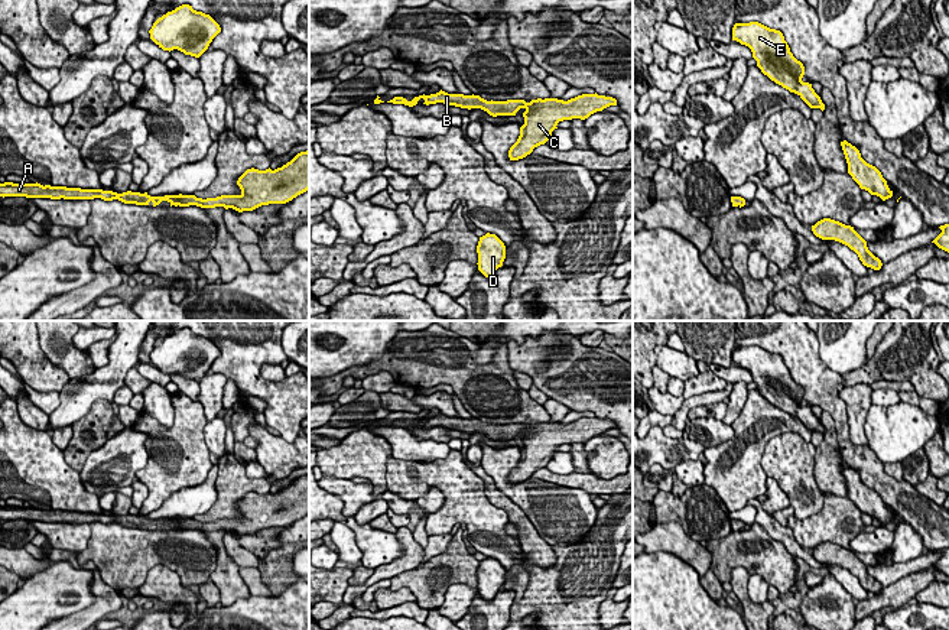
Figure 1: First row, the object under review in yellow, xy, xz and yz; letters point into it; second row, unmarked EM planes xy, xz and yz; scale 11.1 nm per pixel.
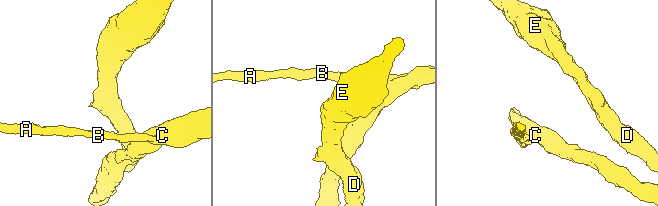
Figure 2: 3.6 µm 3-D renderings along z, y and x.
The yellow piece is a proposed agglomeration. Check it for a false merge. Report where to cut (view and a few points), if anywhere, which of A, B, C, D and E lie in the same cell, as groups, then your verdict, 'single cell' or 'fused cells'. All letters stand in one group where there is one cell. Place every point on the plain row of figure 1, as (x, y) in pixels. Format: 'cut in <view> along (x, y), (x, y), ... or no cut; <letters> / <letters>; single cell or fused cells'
no cut; A B C D E; single cell

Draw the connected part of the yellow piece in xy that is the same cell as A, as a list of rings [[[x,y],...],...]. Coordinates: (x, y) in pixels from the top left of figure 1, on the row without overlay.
[[[309,474],[298,477],[290,486],[272,494],[247,493],[237,504],[241,513],[240,519],[221,519],[217,522],[196,522],[195,519],[165,519],[150,520],[147,516],[123,516],[103,513],[81,513],[66,510],[51,510],[40,507],[0,507],[0,520],[26,520],[26,522],[51,522],[51,523],[94,523],[104,525],[118,523],[124,527],[159,529],[168,525],[175,530],[196,529],[201,532],[224,530],[238,536],[253,535],[261,529],[286,527],[309,513]]]

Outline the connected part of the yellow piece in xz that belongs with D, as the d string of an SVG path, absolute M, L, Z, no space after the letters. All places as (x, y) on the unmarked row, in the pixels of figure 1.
M487 556L485 559L480 561L477 577L478 594L485 601L491 601L494 600L495 594L503 590L506 582L506 569L495 558Z

